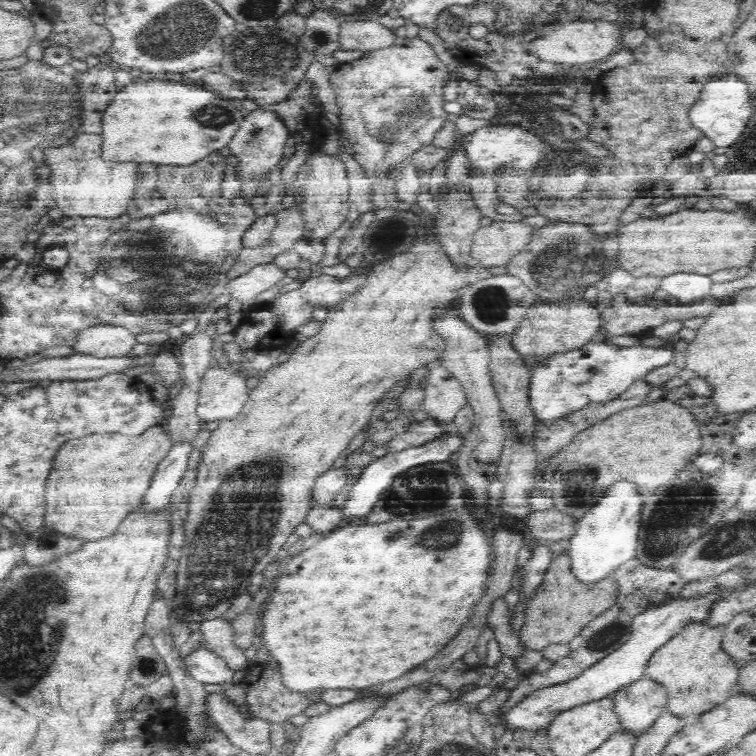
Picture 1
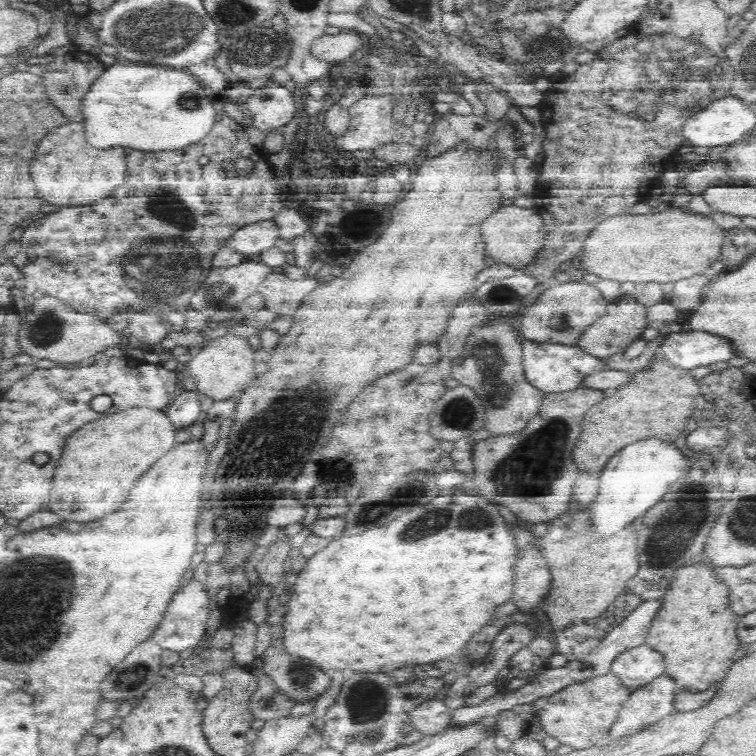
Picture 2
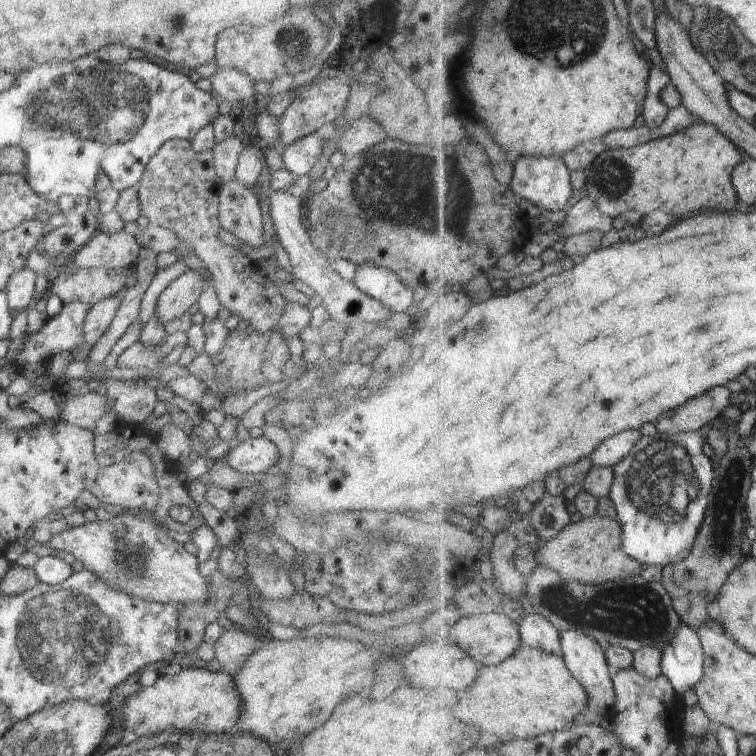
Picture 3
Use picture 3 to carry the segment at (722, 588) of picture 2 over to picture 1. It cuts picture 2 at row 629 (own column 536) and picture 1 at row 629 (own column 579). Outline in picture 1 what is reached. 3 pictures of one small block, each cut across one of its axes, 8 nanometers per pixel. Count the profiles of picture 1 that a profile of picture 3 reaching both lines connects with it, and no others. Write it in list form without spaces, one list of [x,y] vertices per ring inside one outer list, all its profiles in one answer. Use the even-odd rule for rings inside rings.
[[[704,618],[686,621],[678,634],[674,634],[664,646],[660,646],[658,650],[654,651],[646,664],[645,674],[666,686],[666,690],[668,690],[667,710],[684,718],[690,714],[702,715],[734,694],[738,687],[740,668],[723,648],[721,629],[710,625]]]

